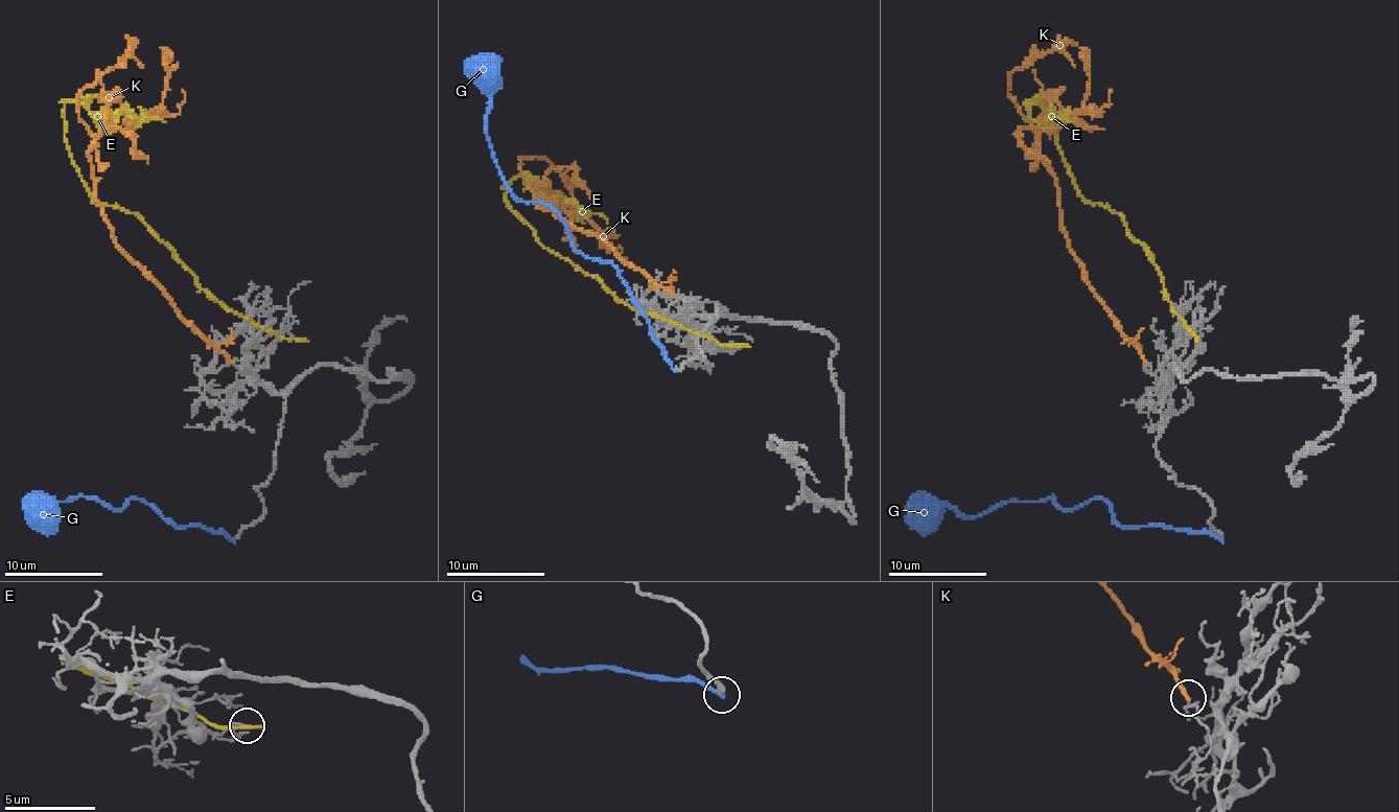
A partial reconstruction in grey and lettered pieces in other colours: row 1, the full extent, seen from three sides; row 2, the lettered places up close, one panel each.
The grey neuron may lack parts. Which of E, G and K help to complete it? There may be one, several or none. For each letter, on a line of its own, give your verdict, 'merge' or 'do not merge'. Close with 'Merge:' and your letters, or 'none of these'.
E: do not merge
G: do not merge
K: do not merge
Merge: none of these

